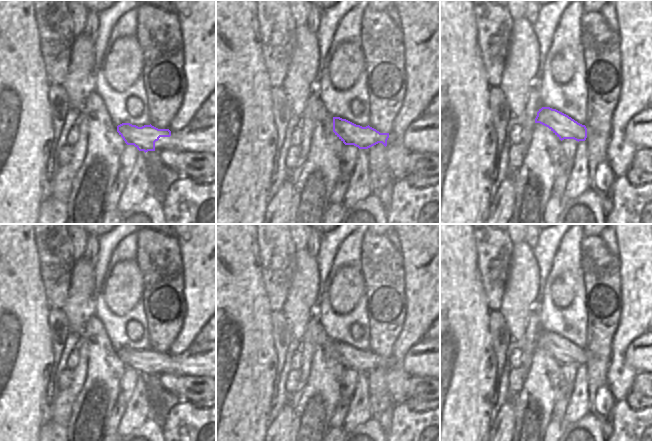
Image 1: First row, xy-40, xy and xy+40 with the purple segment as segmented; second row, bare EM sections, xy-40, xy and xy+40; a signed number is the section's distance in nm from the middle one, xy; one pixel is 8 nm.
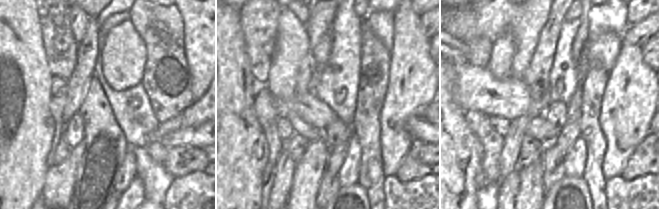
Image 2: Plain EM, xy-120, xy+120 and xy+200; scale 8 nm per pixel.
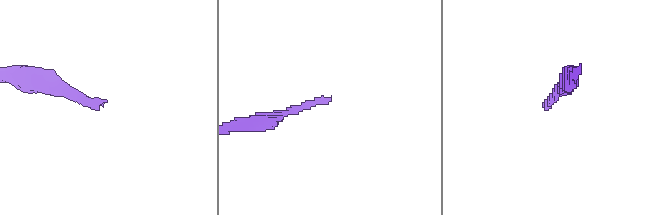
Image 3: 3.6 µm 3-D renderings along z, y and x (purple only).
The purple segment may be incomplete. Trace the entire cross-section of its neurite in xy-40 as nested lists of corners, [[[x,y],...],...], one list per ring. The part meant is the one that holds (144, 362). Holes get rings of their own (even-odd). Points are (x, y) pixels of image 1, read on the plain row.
[[[216,341],[192,343],[180,355],[158,353],[130,347],[117,350],[117,356],[127,369],[134,369],[139,375],[162,375],[170,373],[177,377],[210,377],[216,379]]]

